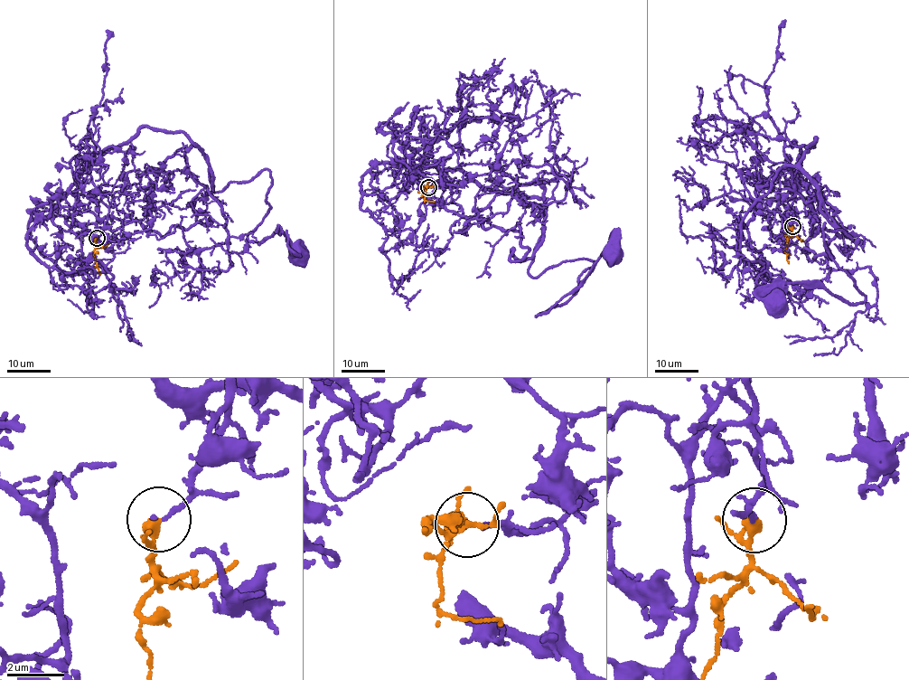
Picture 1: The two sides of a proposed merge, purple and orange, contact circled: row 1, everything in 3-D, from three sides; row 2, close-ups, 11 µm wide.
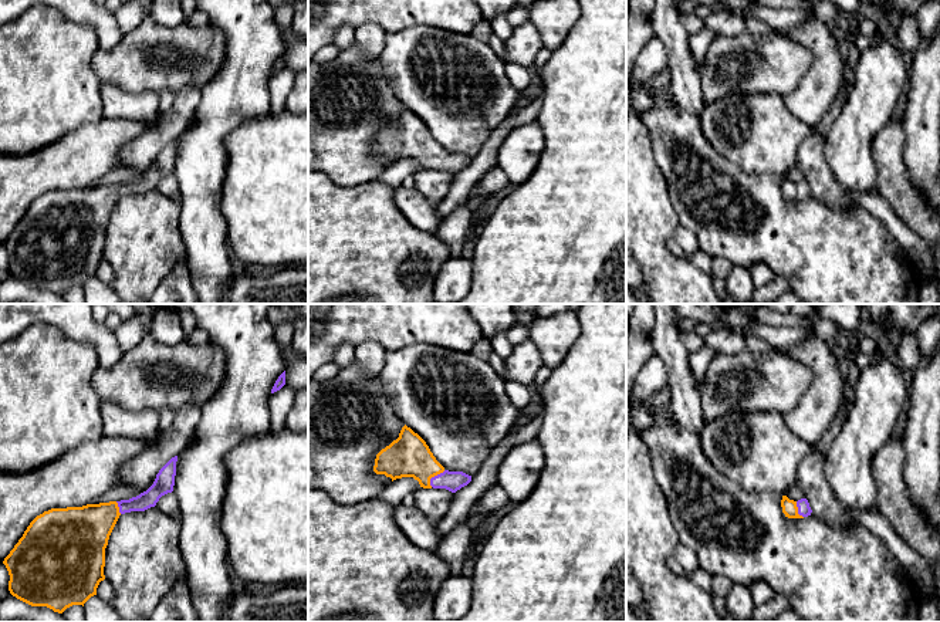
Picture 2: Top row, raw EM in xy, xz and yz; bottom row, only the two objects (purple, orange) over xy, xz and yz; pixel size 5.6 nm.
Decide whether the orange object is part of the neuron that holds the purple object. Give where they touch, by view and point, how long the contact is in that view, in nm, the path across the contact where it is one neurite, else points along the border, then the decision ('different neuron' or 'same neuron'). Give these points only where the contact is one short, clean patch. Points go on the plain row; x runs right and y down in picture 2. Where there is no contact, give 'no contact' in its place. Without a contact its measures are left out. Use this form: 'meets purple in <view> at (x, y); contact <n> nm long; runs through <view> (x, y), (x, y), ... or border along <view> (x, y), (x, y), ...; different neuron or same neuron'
meets purple in xz at (435, 158); contact 130 nm long; runs through xz (450, 162), (435, 158), (408, 138); same neuron

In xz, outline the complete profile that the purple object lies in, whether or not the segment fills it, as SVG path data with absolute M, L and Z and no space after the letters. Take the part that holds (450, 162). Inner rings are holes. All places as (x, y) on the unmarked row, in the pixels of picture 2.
M406 107L399 119L376 136L373 153L390 159L392 163L413 159L423 170L446 170L452 175L471 163L471 158L463 153L446 152L426 124Z

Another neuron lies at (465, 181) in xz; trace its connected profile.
M542 91L525 101L513 115L507 116L488 136L483 149L471 159L471 163L456 173L449 193L437 204L439 217L443 220L457 206L470 203L470 195L481 176L497 168L498 149L507 135L517 126L537 121L542 105Z

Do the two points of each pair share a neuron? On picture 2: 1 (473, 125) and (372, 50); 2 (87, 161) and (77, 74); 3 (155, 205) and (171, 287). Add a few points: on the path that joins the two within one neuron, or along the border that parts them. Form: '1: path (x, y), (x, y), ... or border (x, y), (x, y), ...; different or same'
1: border (386, 33), (384, 50), (378, 56); different
2: border (104, 118), (78, 125), (54, 142); different
3: border (186, 263), (179, 260), (155, 288); different

